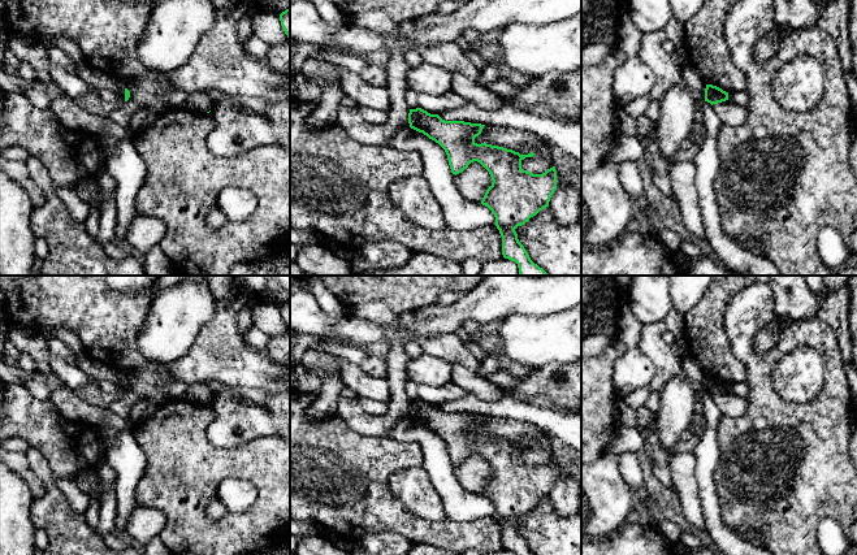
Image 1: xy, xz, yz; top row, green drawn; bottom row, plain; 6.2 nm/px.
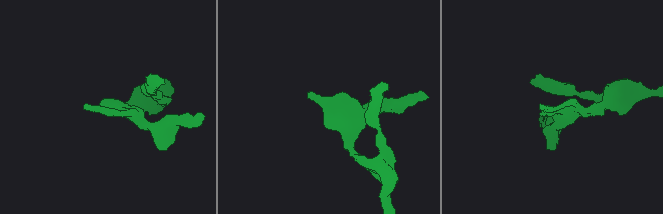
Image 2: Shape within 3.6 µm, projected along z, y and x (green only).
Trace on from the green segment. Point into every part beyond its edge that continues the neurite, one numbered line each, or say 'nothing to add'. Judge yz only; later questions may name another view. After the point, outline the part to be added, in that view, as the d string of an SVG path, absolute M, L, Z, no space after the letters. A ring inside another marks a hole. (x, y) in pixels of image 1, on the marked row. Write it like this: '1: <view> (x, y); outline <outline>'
nothing to add

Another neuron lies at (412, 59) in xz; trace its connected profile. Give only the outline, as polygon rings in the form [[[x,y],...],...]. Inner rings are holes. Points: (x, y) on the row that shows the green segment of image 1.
[[[414,49],[404,53],[404,62],[408,66],[408,69],[414,69],[420,66],[425,60],[421,57],[421,55]]]

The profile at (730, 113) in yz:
[[[731,100],[711,105],[722,125],[740,126],[748,120],[748,109]]]

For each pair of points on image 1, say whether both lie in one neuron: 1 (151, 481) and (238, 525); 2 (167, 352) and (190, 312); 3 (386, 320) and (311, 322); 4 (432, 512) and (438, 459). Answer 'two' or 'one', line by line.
1: one
2: one
3: two
4: two

